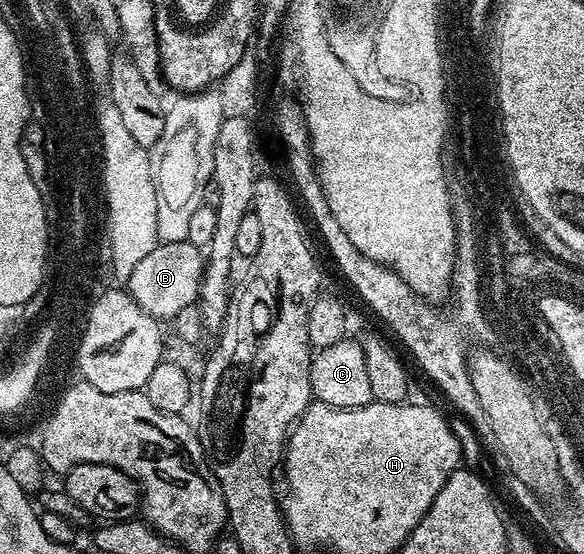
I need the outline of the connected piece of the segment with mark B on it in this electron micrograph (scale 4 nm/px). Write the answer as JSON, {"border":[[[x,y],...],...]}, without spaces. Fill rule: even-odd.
{"border":[[[187,241],[179,243],[158,243],[149,255],[144,256],[135,266],[127,280],[127,292],[133,296],[135,303],[143,307],[152,317],[173,319],[183,311],[183,307],[198,300],[201,275],[206,258],[202,250]]]}

